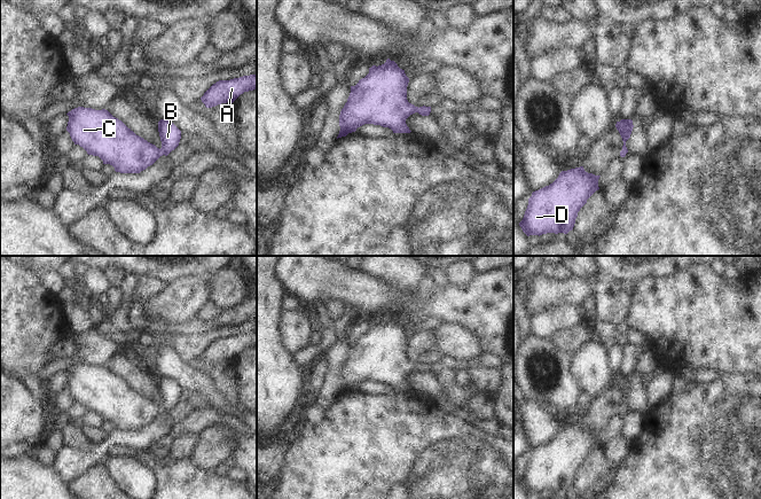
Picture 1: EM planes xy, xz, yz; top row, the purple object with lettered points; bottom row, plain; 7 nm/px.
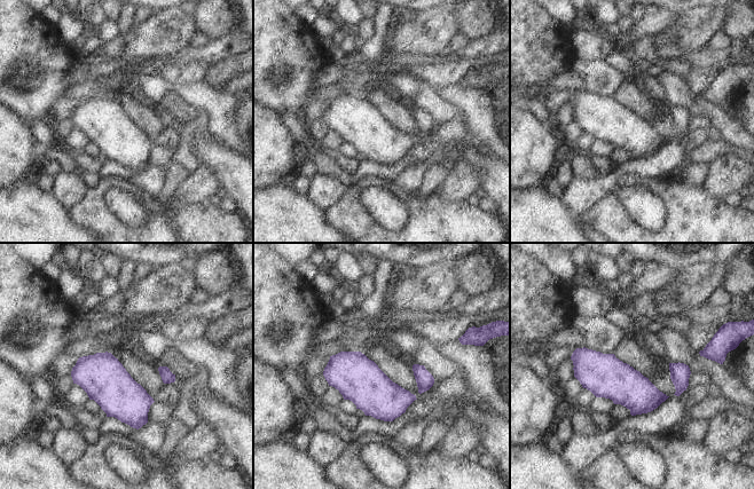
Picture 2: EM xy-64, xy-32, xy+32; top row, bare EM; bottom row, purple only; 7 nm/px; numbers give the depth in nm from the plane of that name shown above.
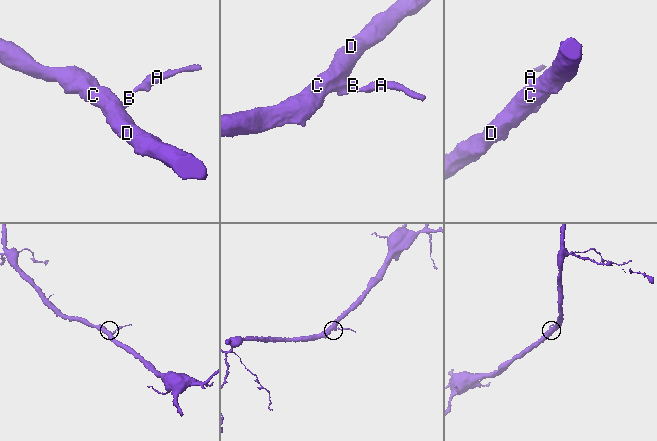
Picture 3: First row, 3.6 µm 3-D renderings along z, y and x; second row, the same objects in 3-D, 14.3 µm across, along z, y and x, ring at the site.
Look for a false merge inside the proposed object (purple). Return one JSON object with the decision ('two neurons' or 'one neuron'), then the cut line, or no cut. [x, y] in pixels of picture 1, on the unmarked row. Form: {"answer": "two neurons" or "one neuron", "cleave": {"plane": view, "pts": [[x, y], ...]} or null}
{"answer": "one neuron", "cleave": null}

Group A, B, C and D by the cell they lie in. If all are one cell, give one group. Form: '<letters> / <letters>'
A B C D

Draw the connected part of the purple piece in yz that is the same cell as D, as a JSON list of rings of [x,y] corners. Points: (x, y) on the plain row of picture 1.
[[[583,423],[562,428],[558,435],[532,450],[523,477],[523,489],[529,492],[567,491],[573,486],[578,469],[599,446],[598,436]]]

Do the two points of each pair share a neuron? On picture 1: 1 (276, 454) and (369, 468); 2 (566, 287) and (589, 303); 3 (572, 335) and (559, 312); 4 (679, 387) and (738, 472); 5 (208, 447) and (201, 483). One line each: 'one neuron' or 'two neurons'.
1: two neurons
2: two neurons
3: two neurons
4: two neurons
5: two neurons

